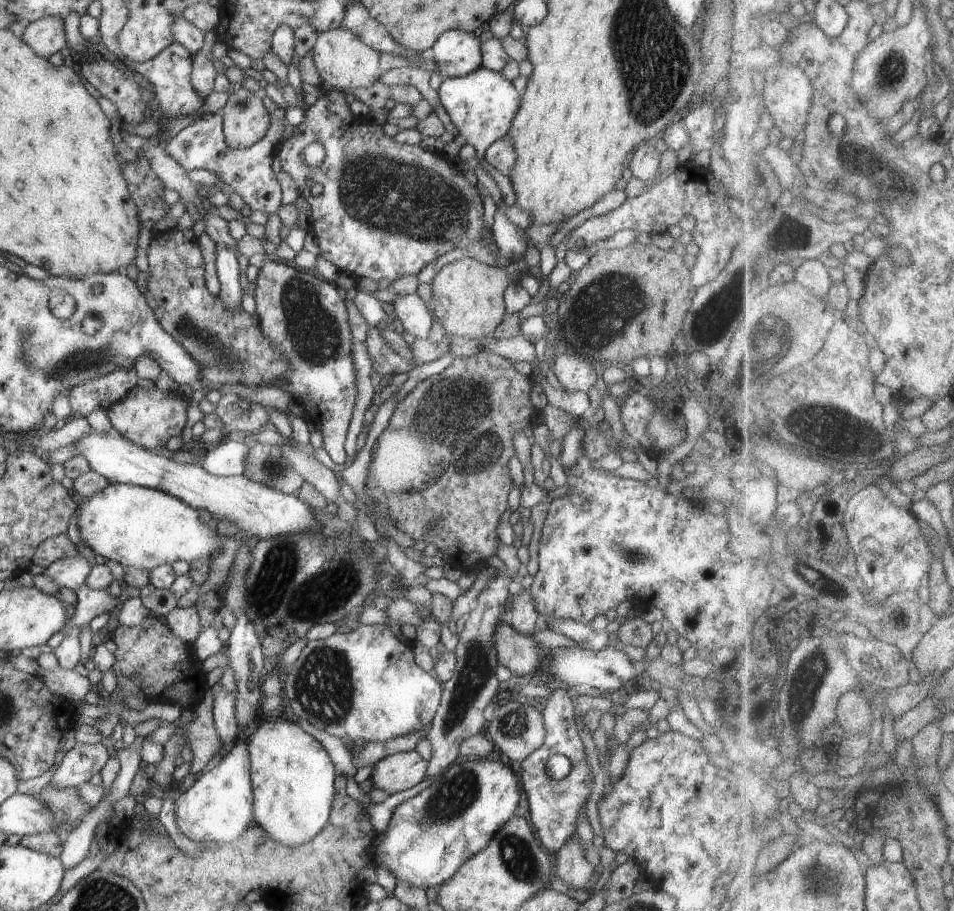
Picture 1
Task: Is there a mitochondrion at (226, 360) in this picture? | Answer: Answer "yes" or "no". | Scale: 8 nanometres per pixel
yes

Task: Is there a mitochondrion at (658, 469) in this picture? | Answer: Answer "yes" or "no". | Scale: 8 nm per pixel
no

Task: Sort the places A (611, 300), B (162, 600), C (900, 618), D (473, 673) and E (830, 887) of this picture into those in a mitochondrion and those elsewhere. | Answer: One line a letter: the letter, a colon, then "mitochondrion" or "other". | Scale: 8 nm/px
A: mitochondrion
B: other
C: other
D: mitochondrion
E: mitochondrion

